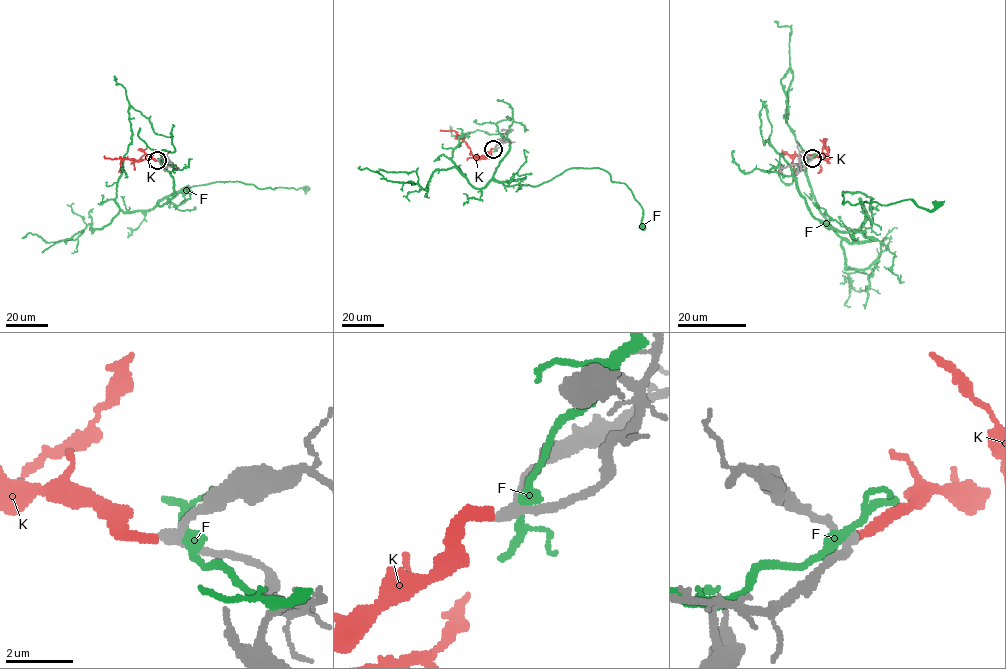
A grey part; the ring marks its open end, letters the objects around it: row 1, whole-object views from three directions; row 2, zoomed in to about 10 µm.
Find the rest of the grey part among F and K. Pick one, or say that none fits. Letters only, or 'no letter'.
no letter

